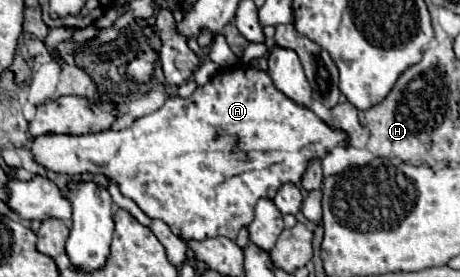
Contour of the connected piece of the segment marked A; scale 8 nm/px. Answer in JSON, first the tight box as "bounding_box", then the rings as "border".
{"bounding_box":[31,64,347,240],"border":[[[239,64],[233,68],[223,68],[205,86],[199,86],[189,98],[167,98],[161,110],[139,118],[125,130],[107,130],[85,136],[39,136],[39,140],[31,142],[31,152],[35,154],[35,162],[51,172],[63,172],[69,176],[101,172],[113,178],[123,196],[135,200],[149,218],[165,222],[173,234],[183,240],[207,240],[217,236],[235,240],[239,230],[253,220],[253,208],[259,196],[273,198],[275,194],[219,196],[219,184],[251,170],[275,172],[279,176],[279,186],[289,182],[299,184],[303,168],[307,168],[307,160],[311,160],[311,156],[323,158],[329,148],[345,144],[345,140],[347,136],[343,136],[343,132],[335,132],[311,110],[301,108],[293,100],[287,100],[287,96],[283,96],[283,92],[273,86],[273,80],[267,72]]]}

